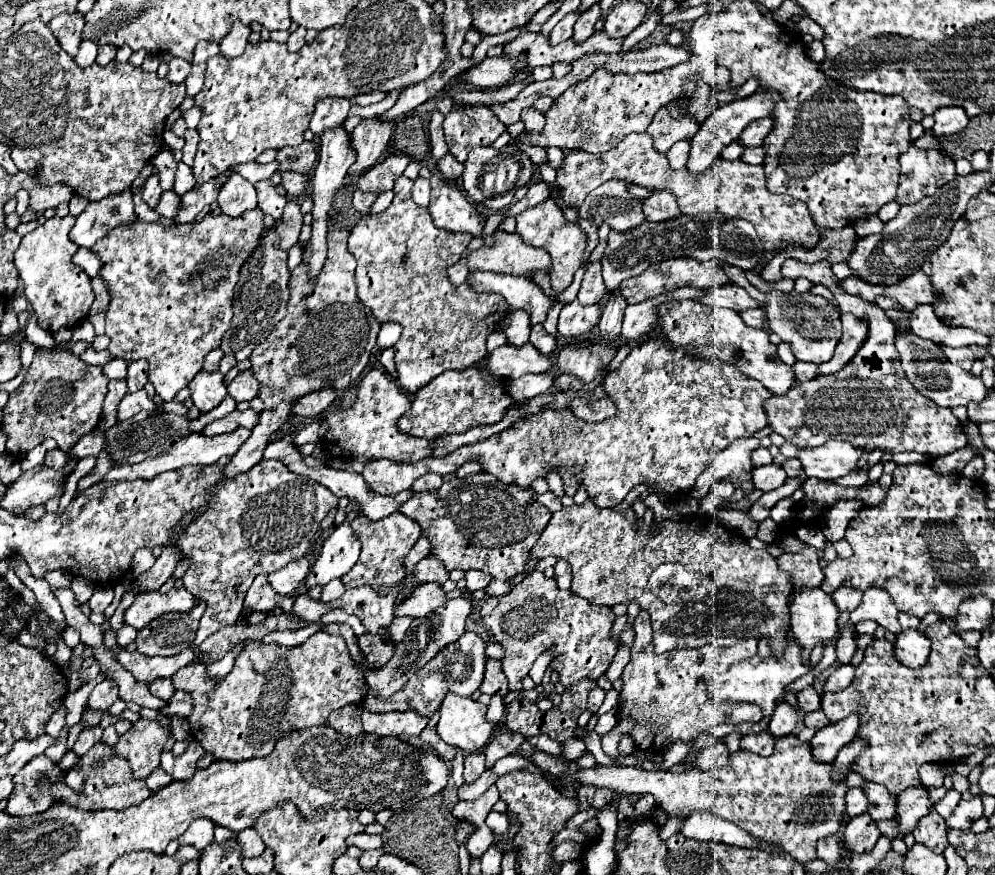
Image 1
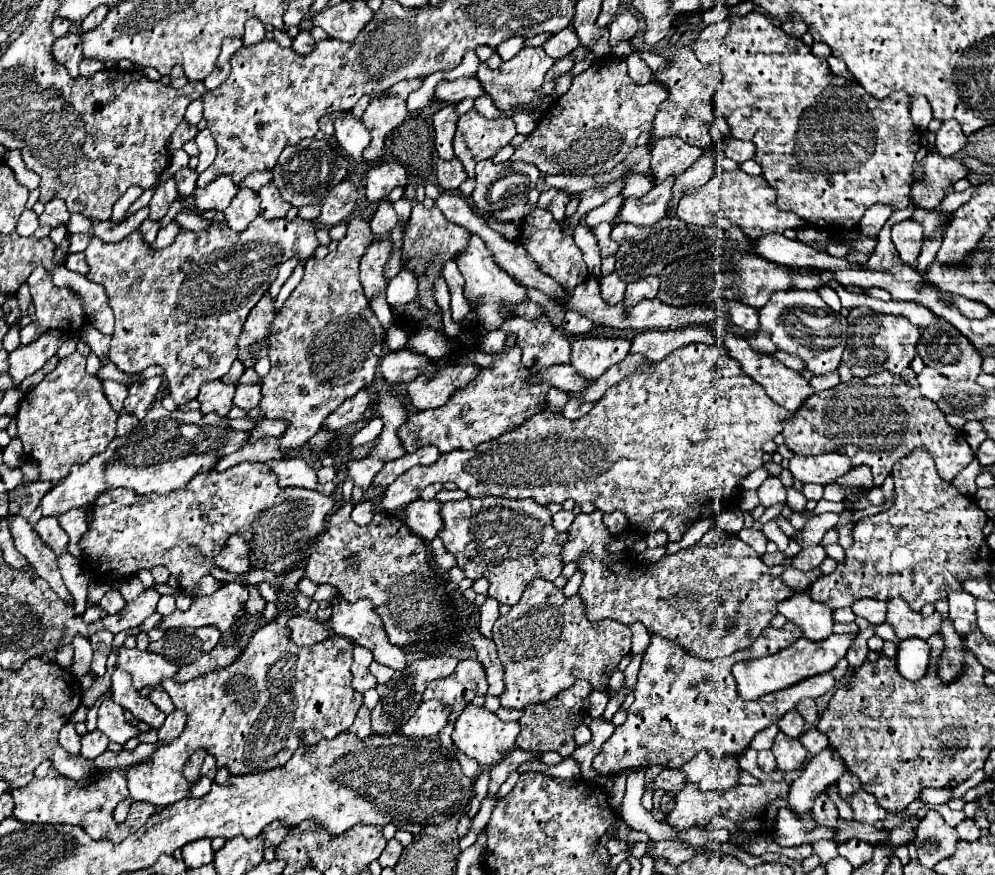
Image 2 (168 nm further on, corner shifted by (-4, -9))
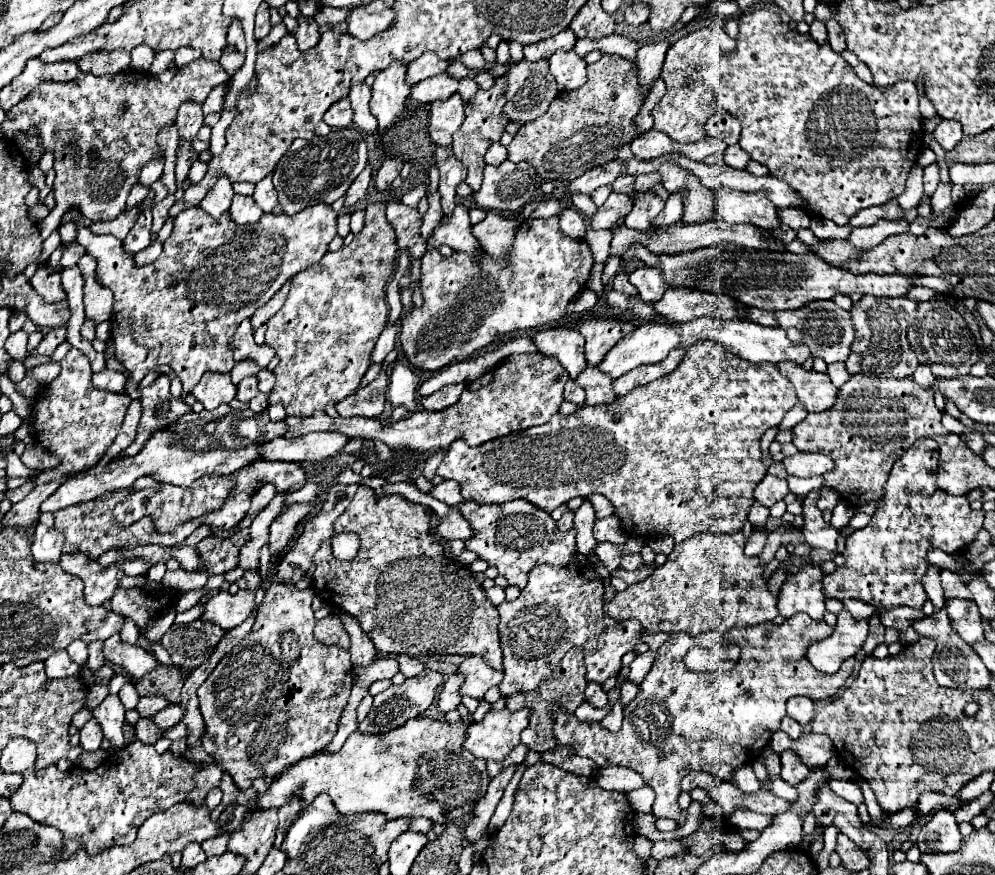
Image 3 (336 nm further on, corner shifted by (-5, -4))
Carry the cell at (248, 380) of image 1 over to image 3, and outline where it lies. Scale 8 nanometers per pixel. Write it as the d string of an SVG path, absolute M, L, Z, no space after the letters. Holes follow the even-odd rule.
M250 376L250 378L244 378L240 384L238 384L238 392L236 392L236 398L240 402L250 402L256 394L258 394L258 388L256 388L256 376Z

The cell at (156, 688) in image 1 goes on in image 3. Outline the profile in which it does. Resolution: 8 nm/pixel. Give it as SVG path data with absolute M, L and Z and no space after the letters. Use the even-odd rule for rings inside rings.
M142 696L136 710L140 712L142 718L150 718L152 714L156 714L166 706L168 706L168 700L164 700L164 696Z

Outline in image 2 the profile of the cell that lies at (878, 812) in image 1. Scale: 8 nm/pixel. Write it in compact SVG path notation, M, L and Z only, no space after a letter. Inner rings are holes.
M863 789L851 793L847 803L853 809L853 819L859 823L871 823L873 825L875 821L883 821L887 815L887 811L877 805L875 797L871 797L871 793L867 793Z

